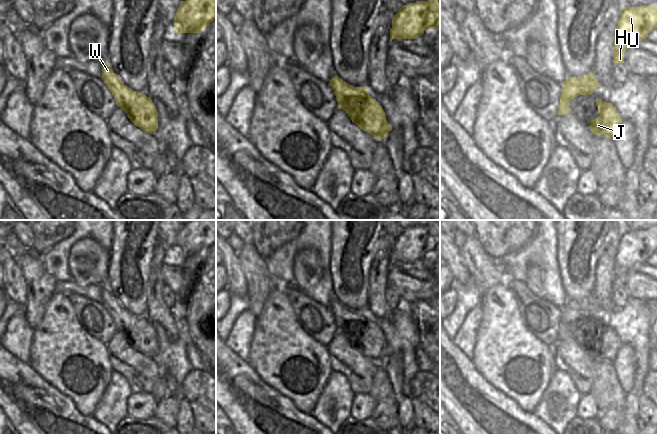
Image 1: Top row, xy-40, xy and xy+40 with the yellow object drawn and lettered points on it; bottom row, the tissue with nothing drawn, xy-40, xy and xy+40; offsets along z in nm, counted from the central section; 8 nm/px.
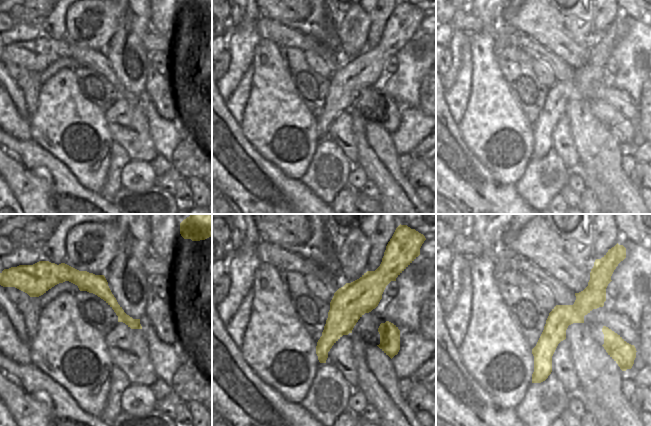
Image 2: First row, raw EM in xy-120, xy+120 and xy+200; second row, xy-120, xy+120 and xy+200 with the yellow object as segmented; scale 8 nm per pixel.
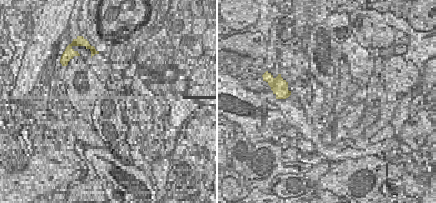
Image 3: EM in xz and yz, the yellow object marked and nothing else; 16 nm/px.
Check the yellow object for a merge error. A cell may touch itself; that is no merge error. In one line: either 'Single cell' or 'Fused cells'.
Fused cells.

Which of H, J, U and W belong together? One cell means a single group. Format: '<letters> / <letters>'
H U / J W

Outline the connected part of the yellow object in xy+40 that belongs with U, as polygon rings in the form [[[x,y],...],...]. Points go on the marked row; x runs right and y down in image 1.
[[[657,5],[623,7],[614,36],[613,63],[624,63],[624,52],[635,42],[646,39],[657,27]]]

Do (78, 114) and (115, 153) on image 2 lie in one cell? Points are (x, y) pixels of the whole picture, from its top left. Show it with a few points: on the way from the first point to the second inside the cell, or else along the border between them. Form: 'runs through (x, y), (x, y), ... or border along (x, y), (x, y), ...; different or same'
border along (113, 140), (110, 150), (110, 165), (107, 172); different

